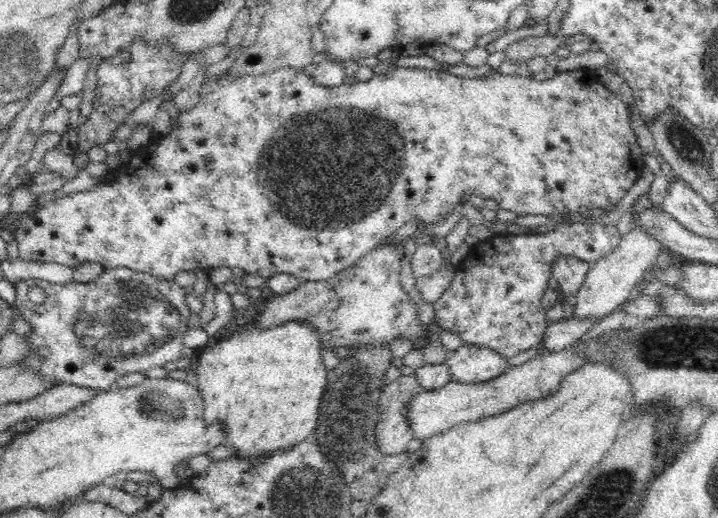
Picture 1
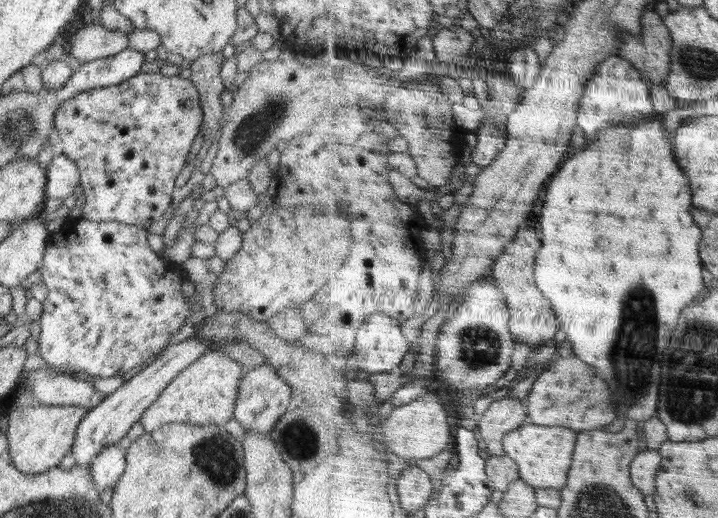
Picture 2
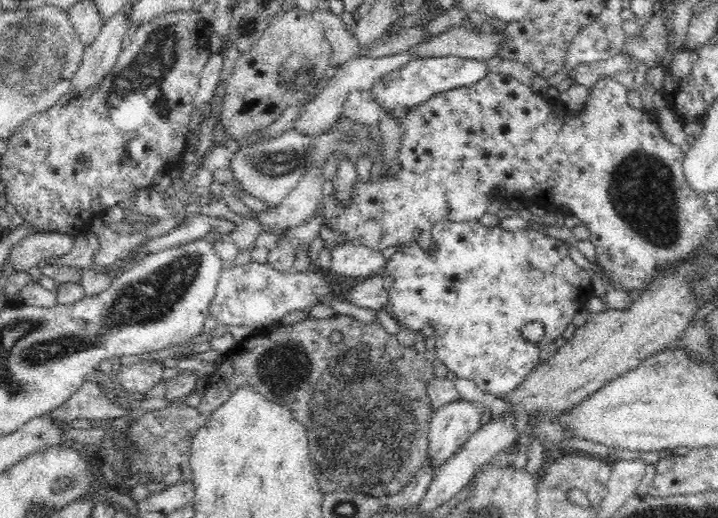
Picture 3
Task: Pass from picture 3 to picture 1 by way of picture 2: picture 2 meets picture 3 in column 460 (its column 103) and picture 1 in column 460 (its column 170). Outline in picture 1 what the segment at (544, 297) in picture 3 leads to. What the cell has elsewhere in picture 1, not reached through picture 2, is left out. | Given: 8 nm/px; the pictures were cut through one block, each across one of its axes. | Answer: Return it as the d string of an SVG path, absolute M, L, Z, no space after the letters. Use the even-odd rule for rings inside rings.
M600 222L557 223L548 233L493 233L454 266L450 288L433 304L438 329L458 334L462 345L486 346L506 359L538 347L550 324L540 300L552 277L551 264L564 255L592 265L612 254L620 241L616 225Z

